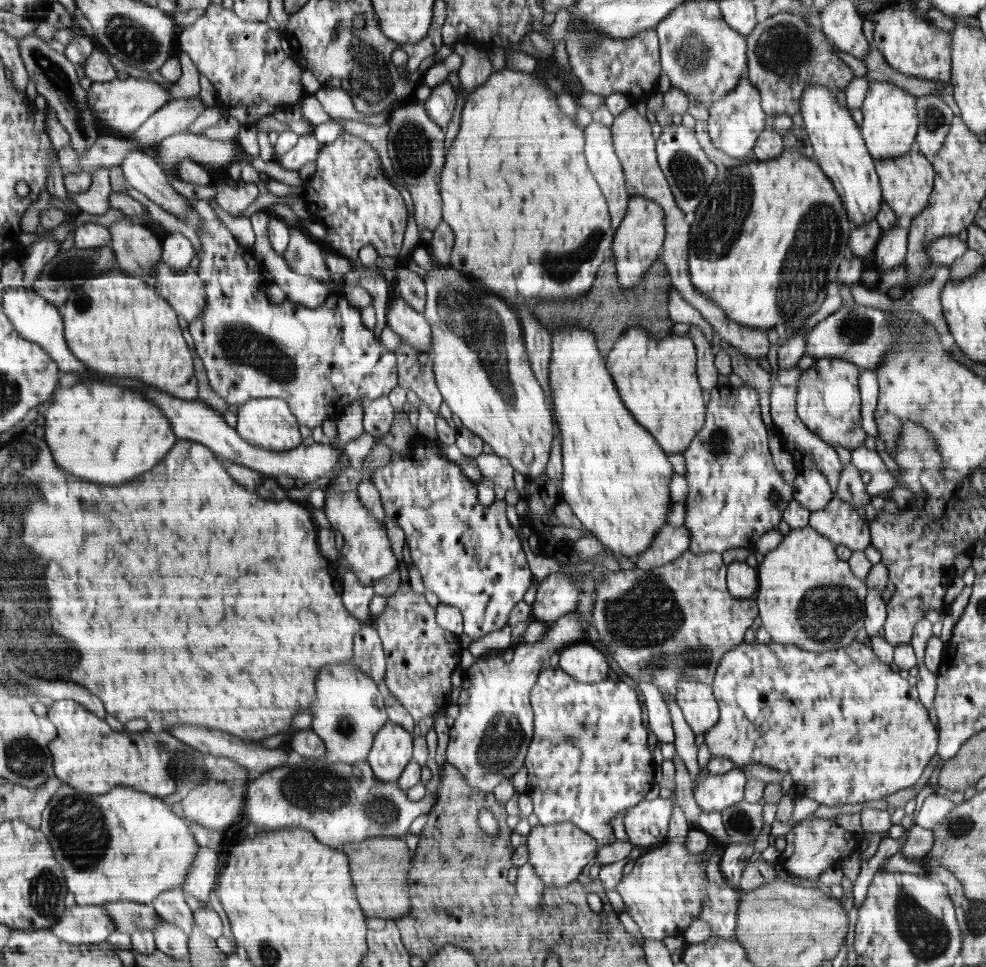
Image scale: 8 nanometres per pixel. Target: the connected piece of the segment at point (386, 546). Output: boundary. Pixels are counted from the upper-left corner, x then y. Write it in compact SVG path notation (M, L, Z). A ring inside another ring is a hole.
M330 489L325 492L324 513L334 530L342 534L344 544L341 549L342 560L338 560L345 571L353 570L353 574L364 586L372 587L382 576L388 576L396 570L396 558L390 548L390 540L386 536L385 523L376 522L376 518L364 508L357 491L341 493Z

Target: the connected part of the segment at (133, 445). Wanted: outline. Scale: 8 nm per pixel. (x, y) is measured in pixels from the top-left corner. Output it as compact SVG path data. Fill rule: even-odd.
M76 384L72 388L60 388L55 396L56 400L52 400L44 415L44 440L56 456L56 464L80 480L110 486L130 482L132 478L156 466L176 444L176 436L163 409L158 404L152 404L148 396L140 396L140 392L128 392L128 388L112 388L112 384Z

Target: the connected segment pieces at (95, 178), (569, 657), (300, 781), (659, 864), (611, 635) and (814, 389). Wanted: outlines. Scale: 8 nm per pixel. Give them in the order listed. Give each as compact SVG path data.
M106 168L92 171L92 184L85 193L69 193L69 197L88 214L106 214L109 208L109 194L112 192L109 170Z
M586 641L564 649L559 653L559 667L577 681L592 684L606 680L610 666L603 649Z
M326 756L320 758L312 757L297 757L296 759L288 762L287 766L281 766L269 771L266 771L259 775L252 777L252 782L249 782L245 786L245 795L247 796L247 804L244 807L244 820L248 824L254 824L258 826L260 830L272 830L272 828L282 828L282 826L290 827L304 827L306 830L313 832L315 836L318 836L320 840L324 840L322 844L328 844L328 846L340 846L340 844L358 844L363 840L370 839L372 837L398 837L404 839L404 834L408 834L408 828L412 824L414 818L418 818L420 814L429 813L430 809L437 801L438 788L436 787L432 792L425 793L418 802L413 801L407 796L407 792L399 787L398 782L384 782L375 776L374 770L366 761L360 761L356 764L346 764L338 762L333 757Z
M677 800L668 828L665 844L643 855L636 854L632 872L623 876L616 886L624 902L624 913L638 925L644 939L663 941L668 936L682 937L688 926L701 914L703 897L706 896L706 866L714 850L708 848L694 853L688 848L686 838L693 827Z
M687 550L676 560L658 568L642 570L637 566L632 568L624 566L621 570L607 570L605 574L603 574L603 580L601 580L599 584L596 584L594 594L593 620L596 630L601 636L600 642L602 642L604 648L608 650L612 658L614 658L616 664L618 664L630 678L636 682L654 683L661 690L664 700L666 700L666 694L671 694L675 697L676 685L680 681L698 681L711 685L720 659L728 651L732 651L735 647L745 643L744 636L746 636L746 630L754 624L754 618L756 618L758 614L757 602L754 598L736 599L730 594L730 591L727 589L727 565L722 561L722 555L717 552L694 554L691 550Z
M839 358L816 359L811 368L802 371L798 382L796 411L806 427L832 447L840 445L853 451L865 444L866 432L861 424L859 377L862 369Z

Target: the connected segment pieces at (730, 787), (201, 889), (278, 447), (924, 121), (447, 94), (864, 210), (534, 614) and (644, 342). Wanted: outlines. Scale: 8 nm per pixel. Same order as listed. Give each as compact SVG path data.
M736 767L724 774L710 774L697 778L693 795L704 812L722 812L744 798L748 776Z
M200 847L196 856L195 866L188 874L188 880L184 883L183 893L203 900L204 906L210 907L208 896L214 890L216 876L218 876L219 854L210 848Z
M252 399L238 405L236 431L248 444L269 451L287 451L302 444L299 421L283 399Z
M938 95L918 96L915 103L919 118L915 140L920 152L931 158L942 148L954 115Z
M448 81L431 88L431 94L423 105L428 116L438 125L446 130L454 106L456 106L456 93Z
M806 85L799 103L803 126L814 148L816 162L838 191L852 227L876 219L883 201L879 176L875 170L875 160L871 157L860 126L852 119L850 110L838 104L829 88L820 85Z
M562 571L551 573L537 588L531 605L531 620L551 623L576 611L580 598L580 590L569 580L569 576Z
M630 327L615 341L606 359L606 368L626 410L666 454L682 454L704 428L707 406L707 394L697 378L694 341L687 335L657 339L645 328Z

